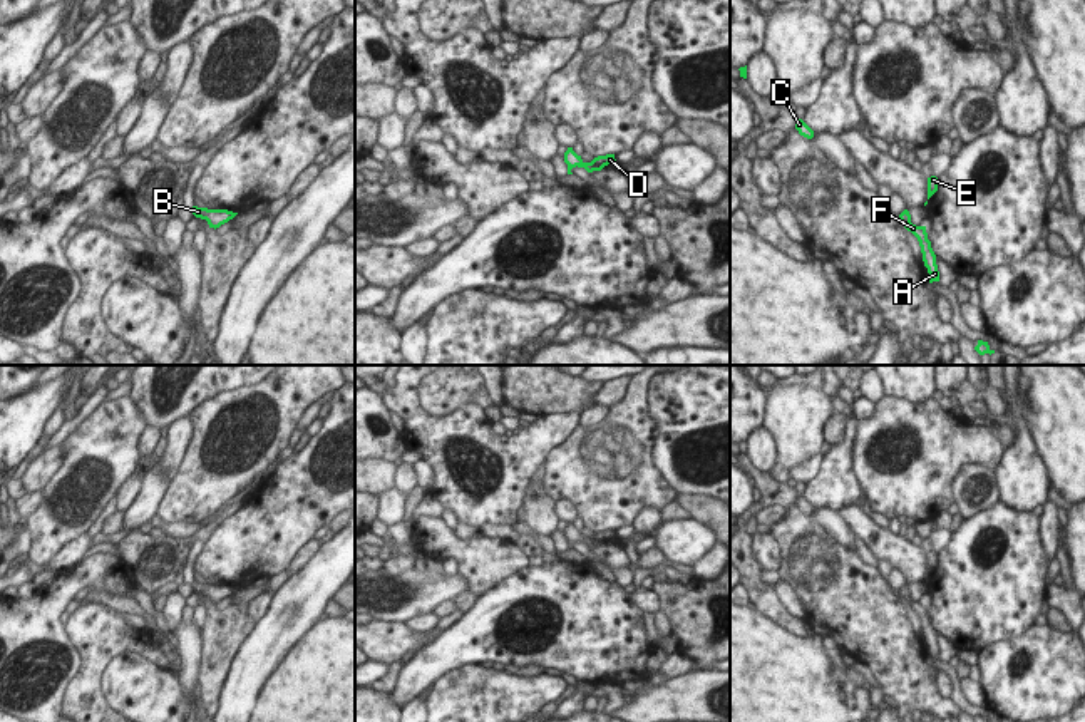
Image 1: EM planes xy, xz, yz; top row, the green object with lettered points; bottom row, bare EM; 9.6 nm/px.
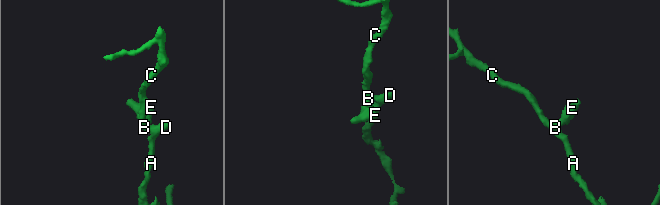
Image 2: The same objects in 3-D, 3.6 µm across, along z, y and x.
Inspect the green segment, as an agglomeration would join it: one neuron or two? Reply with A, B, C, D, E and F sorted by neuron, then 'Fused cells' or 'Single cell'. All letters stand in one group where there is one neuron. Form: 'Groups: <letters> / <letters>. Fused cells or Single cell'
Groups: A B C D E F. Single cell.

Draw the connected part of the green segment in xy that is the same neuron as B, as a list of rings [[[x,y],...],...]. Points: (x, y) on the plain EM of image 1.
[[[193,581],[191,586],[196,593],[206,595],[209,603],[214,603],[214,605],[228,598],[238,590],[228,585],[208,585],[208,583],[198,583],[198,581]]]

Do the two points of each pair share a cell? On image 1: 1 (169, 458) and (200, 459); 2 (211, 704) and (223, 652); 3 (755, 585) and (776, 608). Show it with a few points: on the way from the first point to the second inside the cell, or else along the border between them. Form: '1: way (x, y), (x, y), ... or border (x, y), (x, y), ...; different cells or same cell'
1: border (190, 419), (191, 439), (181, 466), (169, 484); different cells
2: way (211, 691), (215, 665); same cell
3: way (757, 590), (771, 603); same cell

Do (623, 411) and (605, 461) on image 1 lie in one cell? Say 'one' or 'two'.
one

